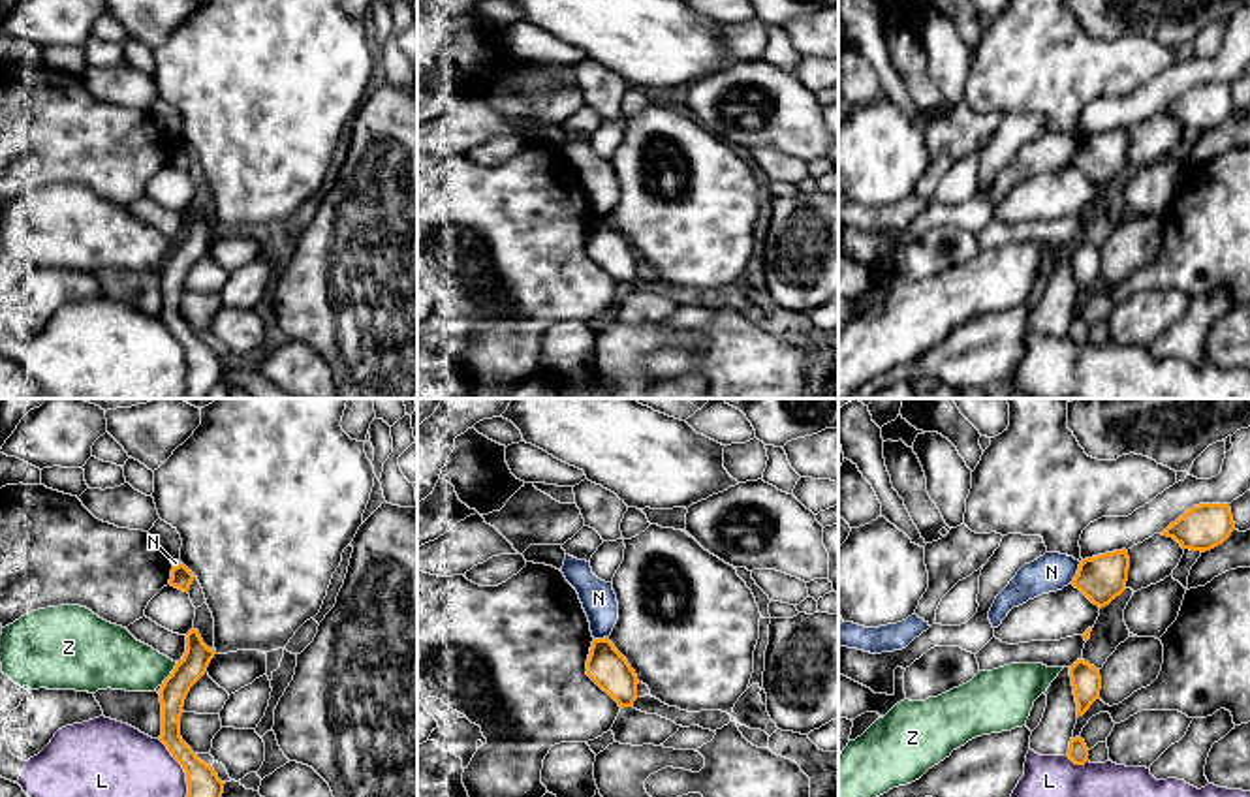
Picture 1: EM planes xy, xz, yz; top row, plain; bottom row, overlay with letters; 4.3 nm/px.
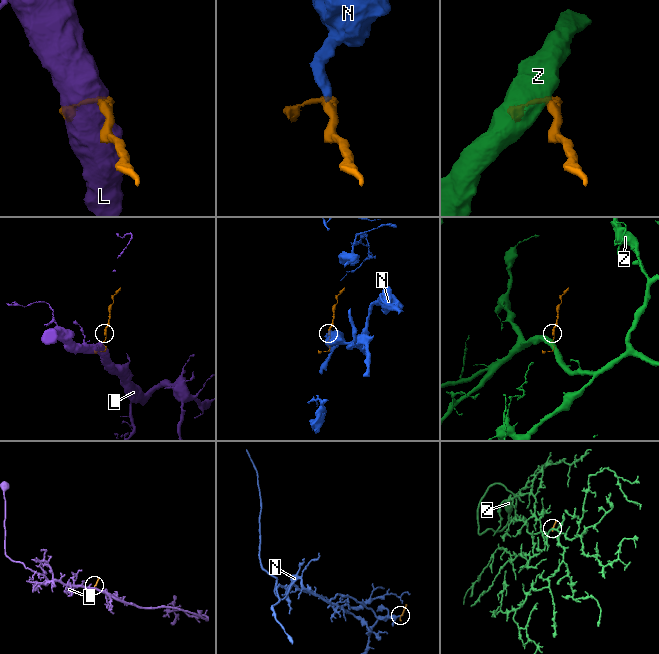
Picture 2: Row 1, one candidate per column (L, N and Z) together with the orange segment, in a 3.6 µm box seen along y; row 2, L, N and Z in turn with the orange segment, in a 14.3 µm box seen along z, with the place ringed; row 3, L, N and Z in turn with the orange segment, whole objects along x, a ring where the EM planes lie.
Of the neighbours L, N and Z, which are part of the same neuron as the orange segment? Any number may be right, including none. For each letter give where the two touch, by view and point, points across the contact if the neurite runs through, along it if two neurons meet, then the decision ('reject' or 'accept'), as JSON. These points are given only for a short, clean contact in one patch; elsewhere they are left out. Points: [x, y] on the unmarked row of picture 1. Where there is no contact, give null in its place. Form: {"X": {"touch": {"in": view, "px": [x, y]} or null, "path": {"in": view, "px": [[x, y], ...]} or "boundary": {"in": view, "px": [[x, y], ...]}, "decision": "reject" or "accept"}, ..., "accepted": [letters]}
{"L": {"touch": {"in": "xy", "px": [187, 358]}, "decision": "reject"}, "N": {"touch": {"in": "yz", "px": [1078, 153]}, "boundary": {"in": "yz", "px": [[1081, 141], [1070, 162]]}, "decision": "reject"}, "Z": {"touch": {"in": "xy", "px": [171, 252]}, "boundary": {"in": "xy", "px": [[177, 241], [160, 264]]}, "decision": "reject"}, "accepted": []}

